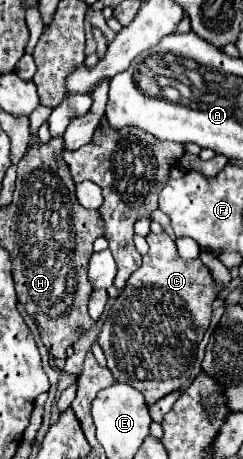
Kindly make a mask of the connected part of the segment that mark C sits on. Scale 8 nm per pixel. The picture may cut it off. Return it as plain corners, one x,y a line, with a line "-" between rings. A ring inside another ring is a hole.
165,231
159,235
149,233
145,239
149,251
107,311
99,345
115,381
135,387
143,393
145,403
153,405
167,393
181,391
197,377
197,347
211,323
211,305
223,285
213,281
201,259
183,261
177,255
175,241

